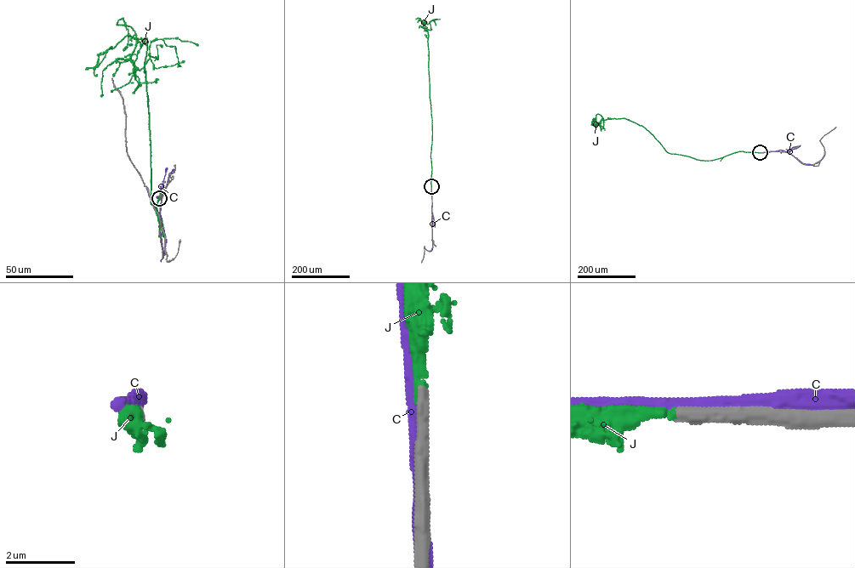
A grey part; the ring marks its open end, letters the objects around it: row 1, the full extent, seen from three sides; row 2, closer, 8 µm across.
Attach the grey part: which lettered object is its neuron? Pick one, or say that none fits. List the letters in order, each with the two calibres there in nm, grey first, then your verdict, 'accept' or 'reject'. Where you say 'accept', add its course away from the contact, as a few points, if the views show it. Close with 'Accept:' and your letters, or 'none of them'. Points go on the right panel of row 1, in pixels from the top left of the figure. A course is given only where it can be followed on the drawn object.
C: 380/380 nm | reject
J: 420/260 nm | accept | via (760, 152), (740, 150), (698, 160), (668, 152), (644, 127), (624, 118), (602, 120), (596, 114), (592, 125)
Accept: J

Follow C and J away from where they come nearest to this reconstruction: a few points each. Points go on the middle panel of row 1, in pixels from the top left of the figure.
C: (431, 187), (433, 247), (429, 251)
J: (431, 186), (428, 34), (427, 29), (422, 27), (424, 22), (419, 18), (415, 19)

